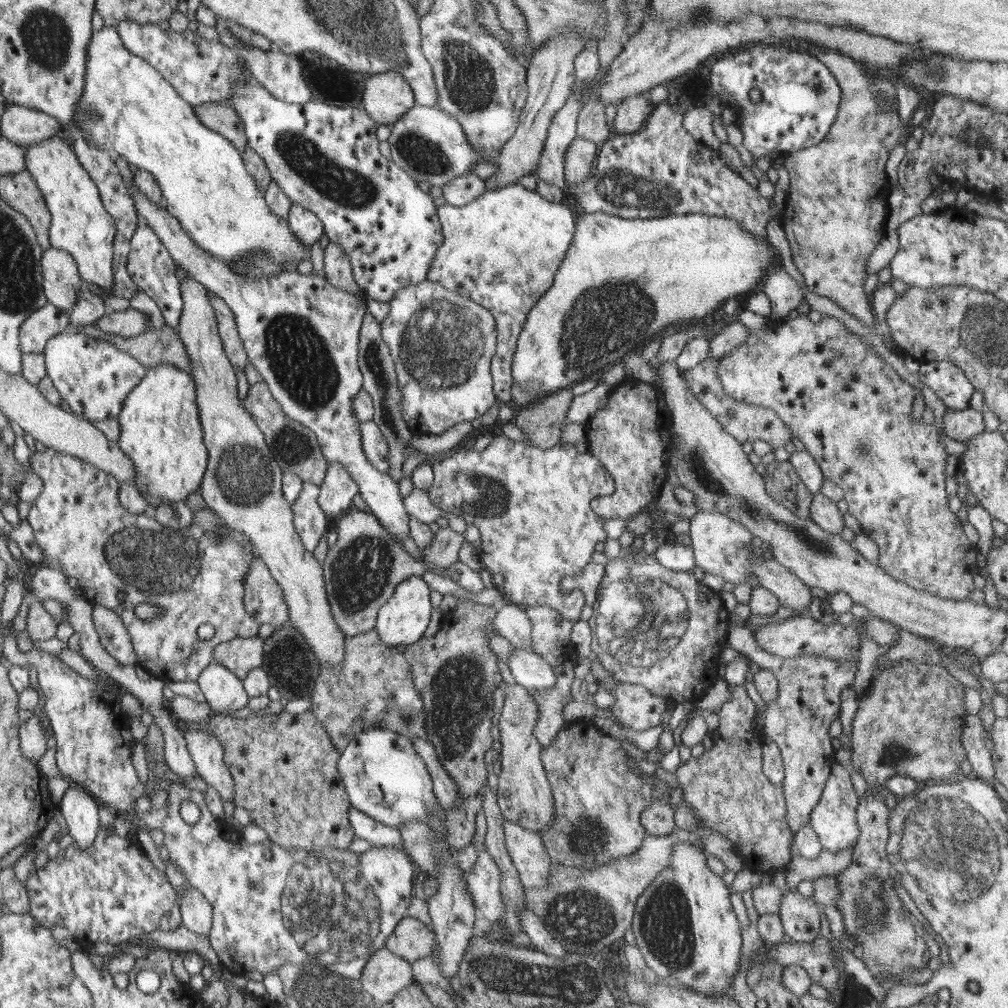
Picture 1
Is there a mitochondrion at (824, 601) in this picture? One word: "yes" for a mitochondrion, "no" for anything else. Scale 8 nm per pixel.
no

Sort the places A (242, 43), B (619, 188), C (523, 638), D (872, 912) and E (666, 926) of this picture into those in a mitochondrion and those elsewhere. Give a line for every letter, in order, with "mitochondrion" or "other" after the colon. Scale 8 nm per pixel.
A: other
B: mitochondrion
C: other
D: mitochondrion
E: mitochondrion

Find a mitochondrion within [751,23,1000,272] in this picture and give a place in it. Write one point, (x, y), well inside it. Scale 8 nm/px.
(932, 71)

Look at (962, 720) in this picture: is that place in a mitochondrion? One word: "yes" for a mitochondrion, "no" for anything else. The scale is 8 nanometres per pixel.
no

